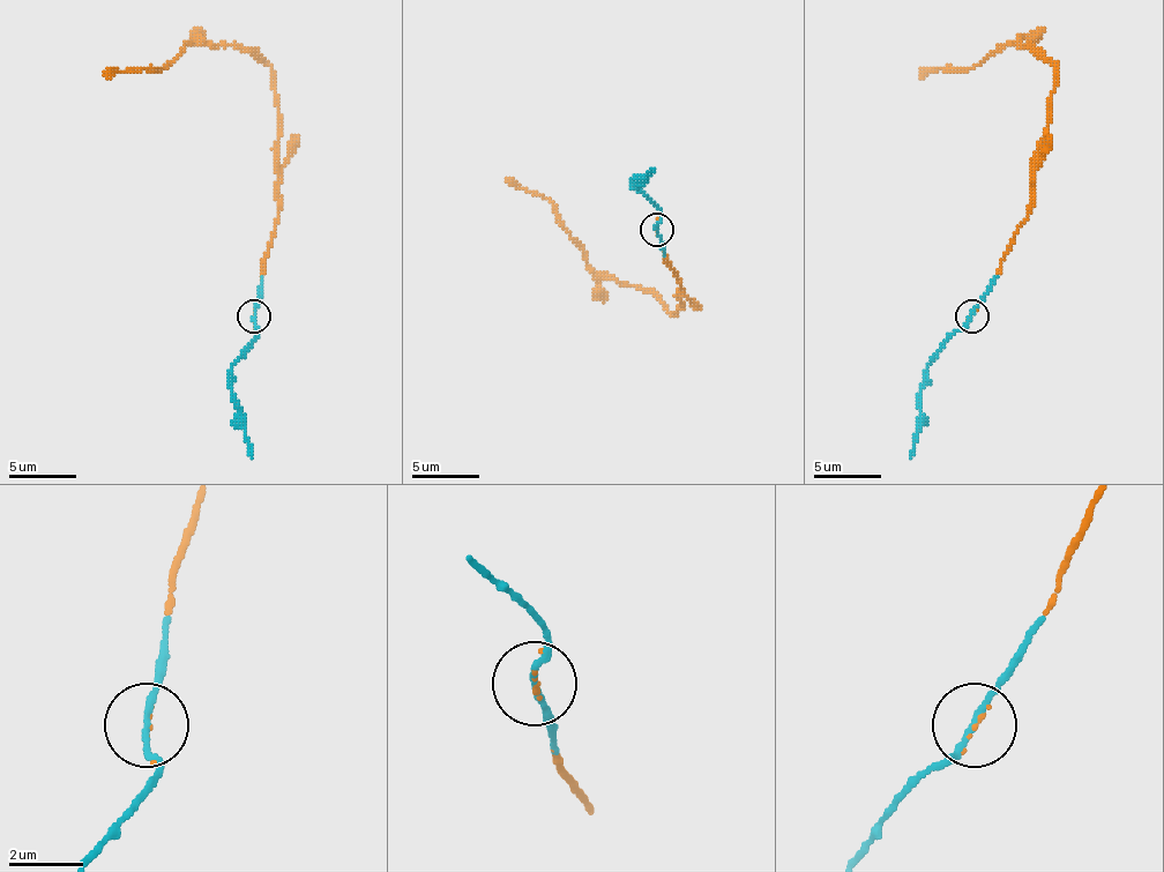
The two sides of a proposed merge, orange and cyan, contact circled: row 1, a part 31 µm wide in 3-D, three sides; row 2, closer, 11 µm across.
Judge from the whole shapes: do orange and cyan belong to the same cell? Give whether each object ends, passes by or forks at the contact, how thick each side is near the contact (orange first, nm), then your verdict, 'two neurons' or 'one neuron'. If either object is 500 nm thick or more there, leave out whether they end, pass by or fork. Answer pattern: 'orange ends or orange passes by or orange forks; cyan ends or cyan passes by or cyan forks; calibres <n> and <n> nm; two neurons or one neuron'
orange ends; cyan passes by; calibres 80 and 150 nm; one neuron

